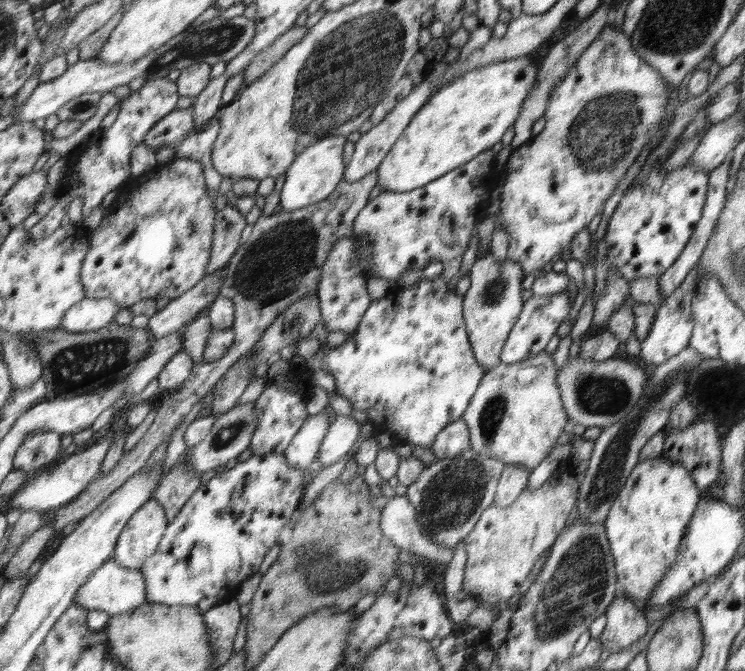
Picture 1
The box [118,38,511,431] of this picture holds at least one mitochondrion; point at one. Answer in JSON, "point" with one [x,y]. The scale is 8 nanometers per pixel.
{"point":[272,267]}

